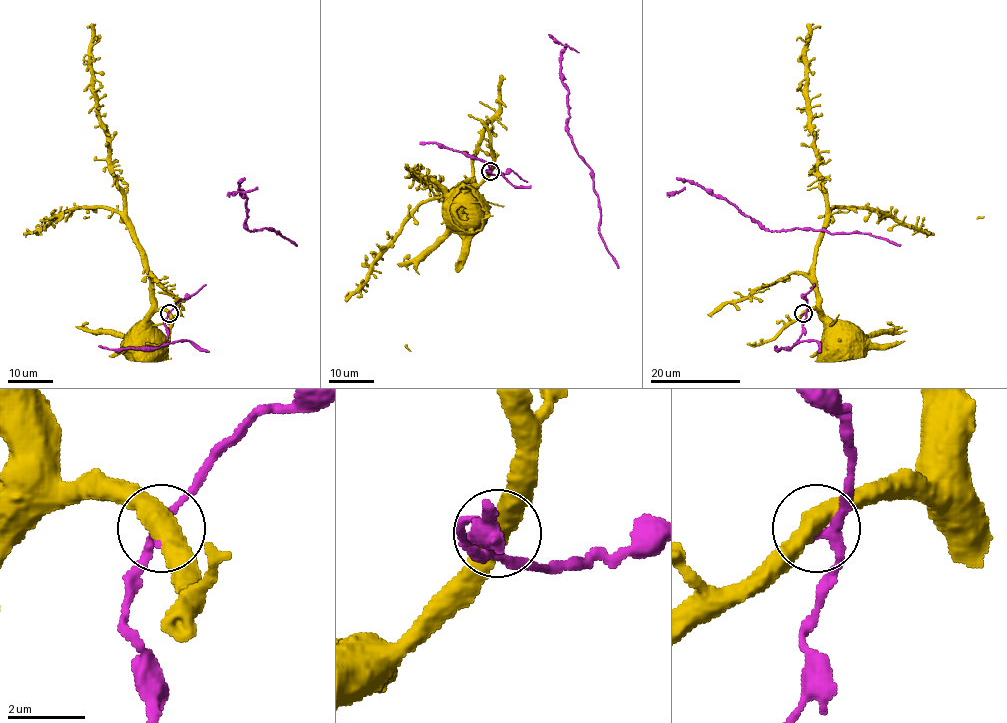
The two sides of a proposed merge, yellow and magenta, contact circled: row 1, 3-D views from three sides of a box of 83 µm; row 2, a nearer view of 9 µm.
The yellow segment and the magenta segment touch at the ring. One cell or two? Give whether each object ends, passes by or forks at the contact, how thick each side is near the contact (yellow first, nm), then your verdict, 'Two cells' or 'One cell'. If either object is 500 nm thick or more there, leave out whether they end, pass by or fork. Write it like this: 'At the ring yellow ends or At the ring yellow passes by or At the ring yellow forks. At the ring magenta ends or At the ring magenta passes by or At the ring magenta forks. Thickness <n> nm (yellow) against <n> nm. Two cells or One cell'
Thickness 500 nm (yellow) against 200 nm. Two cells

